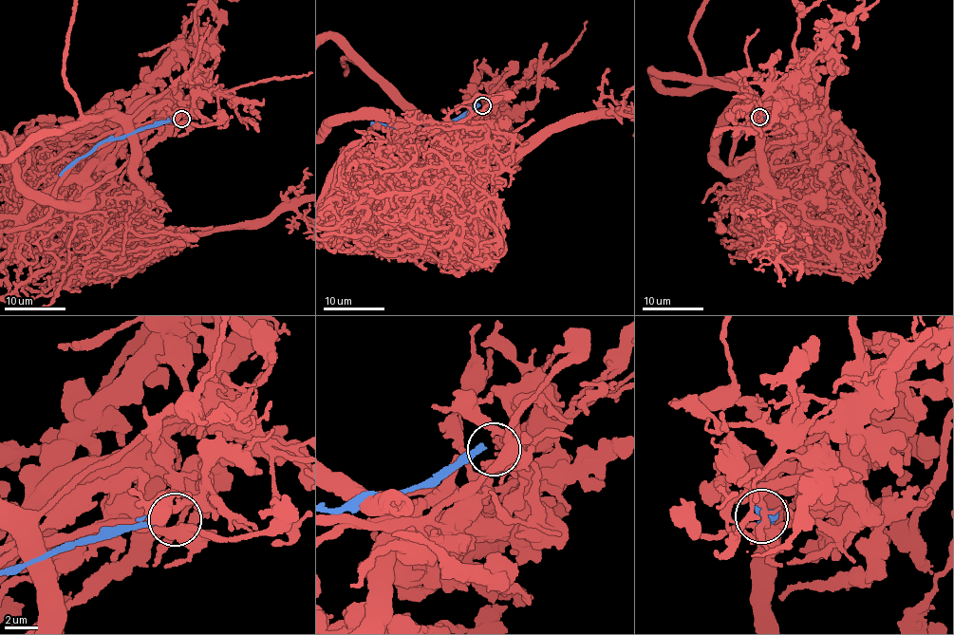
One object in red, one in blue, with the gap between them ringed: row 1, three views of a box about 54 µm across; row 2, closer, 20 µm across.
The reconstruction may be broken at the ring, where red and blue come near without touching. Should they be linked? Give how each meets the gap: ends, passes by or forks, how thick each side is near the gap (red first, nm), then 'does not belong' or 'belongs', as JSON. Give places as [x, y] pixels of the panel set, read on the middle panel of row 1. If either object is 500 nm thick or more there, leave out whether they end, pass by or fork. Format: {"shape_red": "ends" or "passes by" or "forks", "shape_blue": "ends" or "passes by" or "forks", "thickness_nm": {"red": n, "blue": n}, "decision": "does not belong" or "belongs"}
{"thickness_nm": {"red": 550, "blue": 360}, "decision": "does not belong"}

